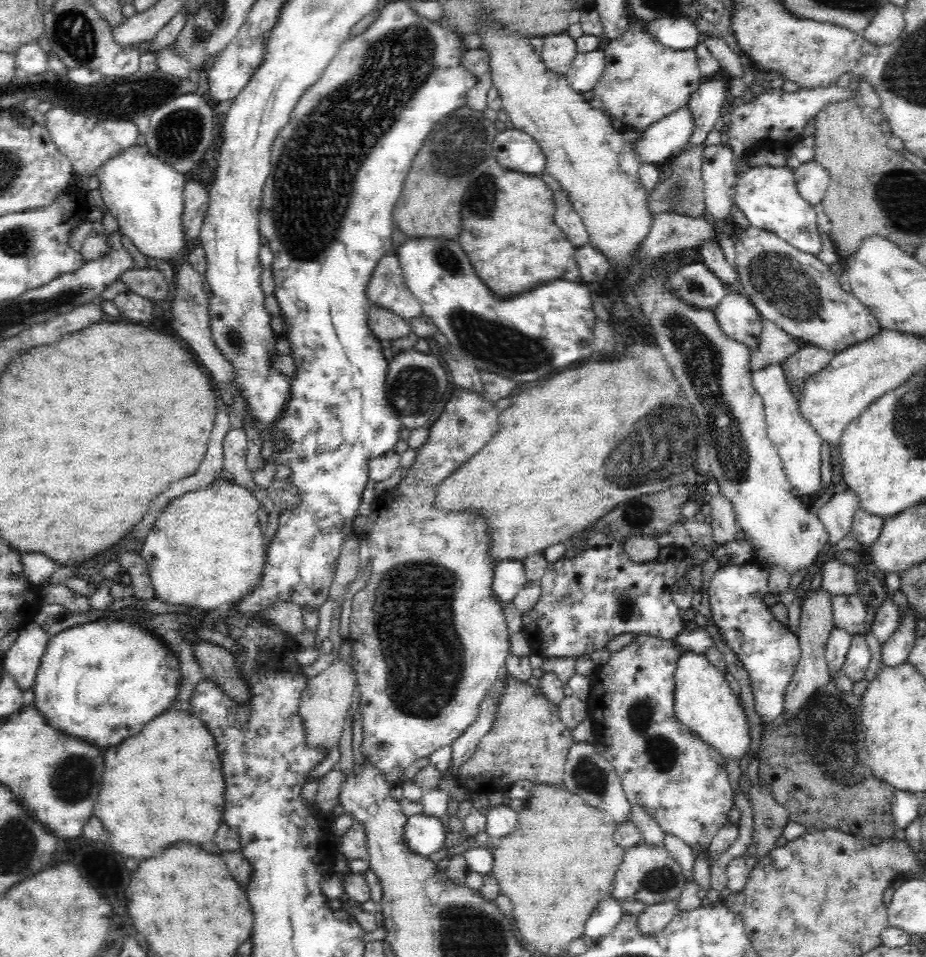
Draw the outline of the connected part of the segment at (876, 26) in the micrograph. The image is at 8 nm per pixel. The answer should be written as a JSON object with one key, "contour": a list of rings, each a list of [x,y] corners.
{"contour":[[[886,3],[886,6],[874,15],[862,35],[870,43],[889,45],[900,36],[903,26],[902,10],[894,4]]]}

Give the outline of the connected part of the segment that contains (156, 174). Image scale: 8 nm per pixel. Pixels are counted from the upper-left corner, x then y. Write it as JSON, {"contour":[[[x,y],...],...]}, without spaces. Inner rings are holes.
{"contour":[[[131,146],[122,152],[118,152],[110,160],[106,160],[97,170],[95,176],[100,180],[99,190],[104,199],[104,206],[118,221],[121,235],[127,236],[128,240],[142,255],[146,256],[147,260],[167,262],[174,268],[178,268],[180,264],[185,262],[188,252],[194,245],[187,240],[183,231],[185,175],[170,167],[165,161],[150,155],[150,152],[144,146]]]}

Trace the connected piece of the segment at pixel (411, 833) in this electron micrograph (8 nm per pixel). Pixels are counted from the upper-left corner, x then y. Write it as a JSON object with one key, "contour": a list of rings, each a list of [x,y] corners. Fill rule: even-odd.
{"contour":[[[412,815],[407,817],[403,839],[414,854],[428,857],[444,848],[446,827],[433,815]]]}

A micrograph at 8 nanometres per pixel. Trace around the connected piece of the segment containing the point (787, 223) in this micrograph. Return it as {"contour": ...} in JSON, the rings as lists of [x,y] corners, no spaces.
{"contour":[[[749,166],[735,186],[735,202],[749,223],[756,228],[776,233],[794,248],[817,257],[821,250],[816,214],[813,206],[806,202],[796,188],[795,171],[782,166],[782,170],[771,170],[765,166]]]}

